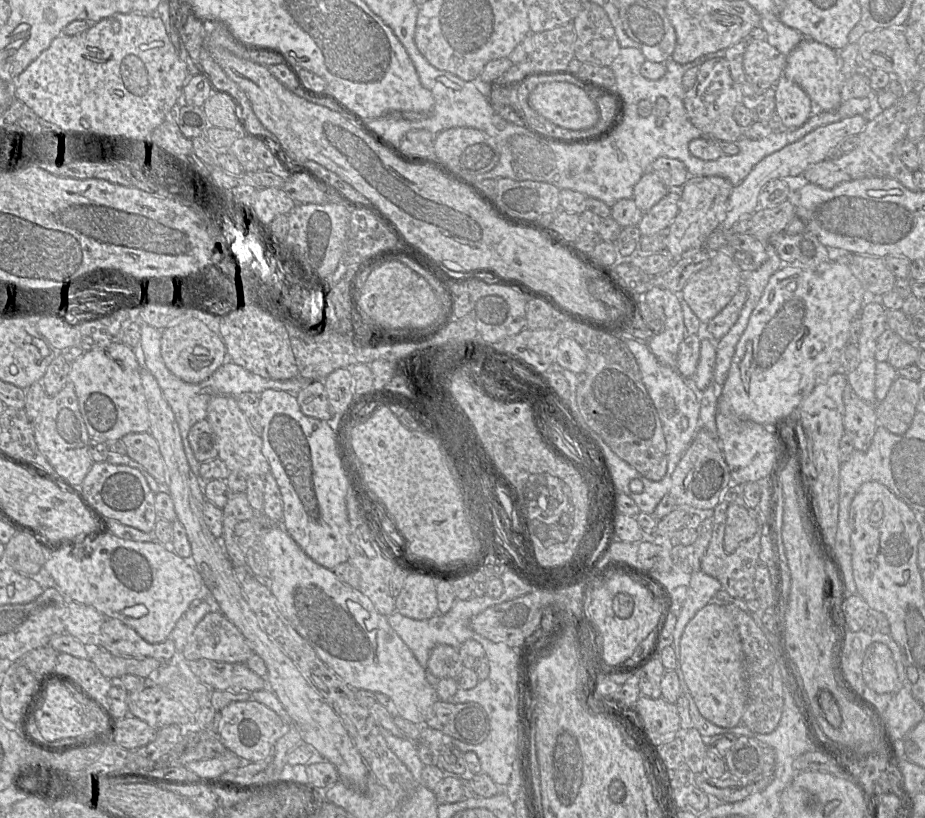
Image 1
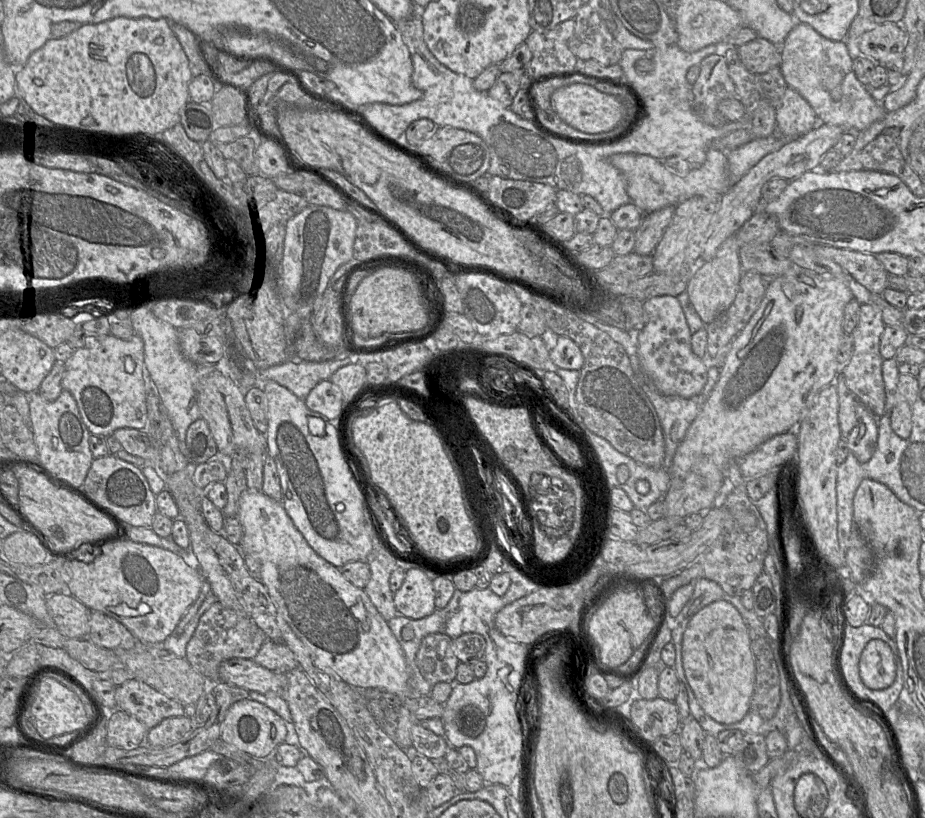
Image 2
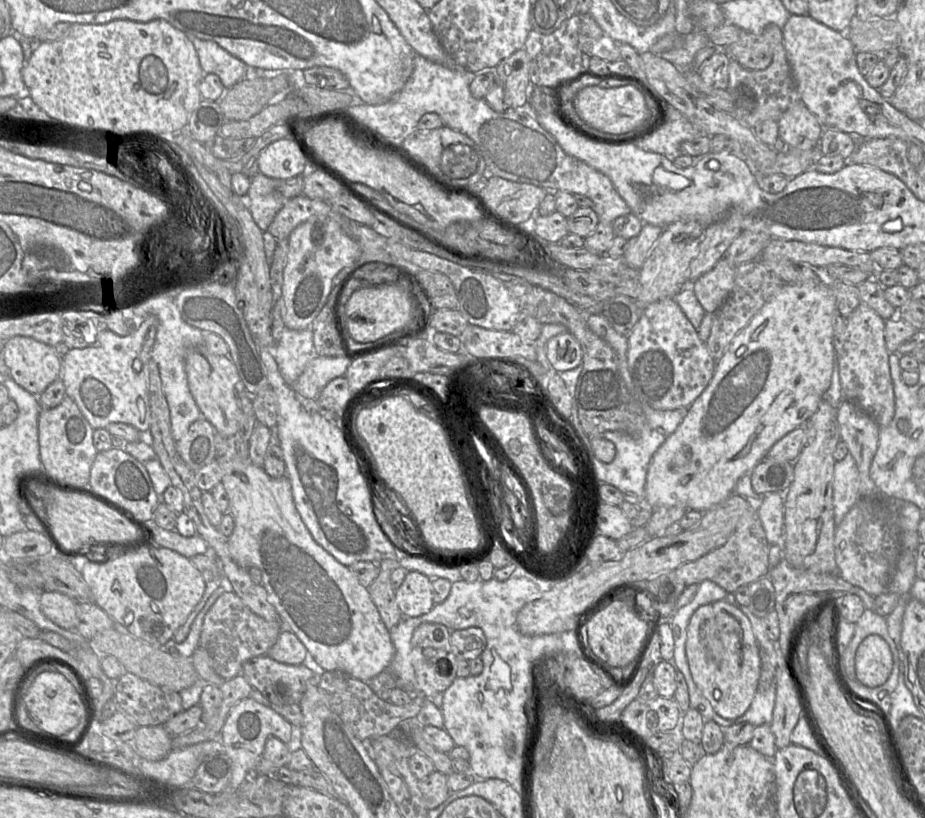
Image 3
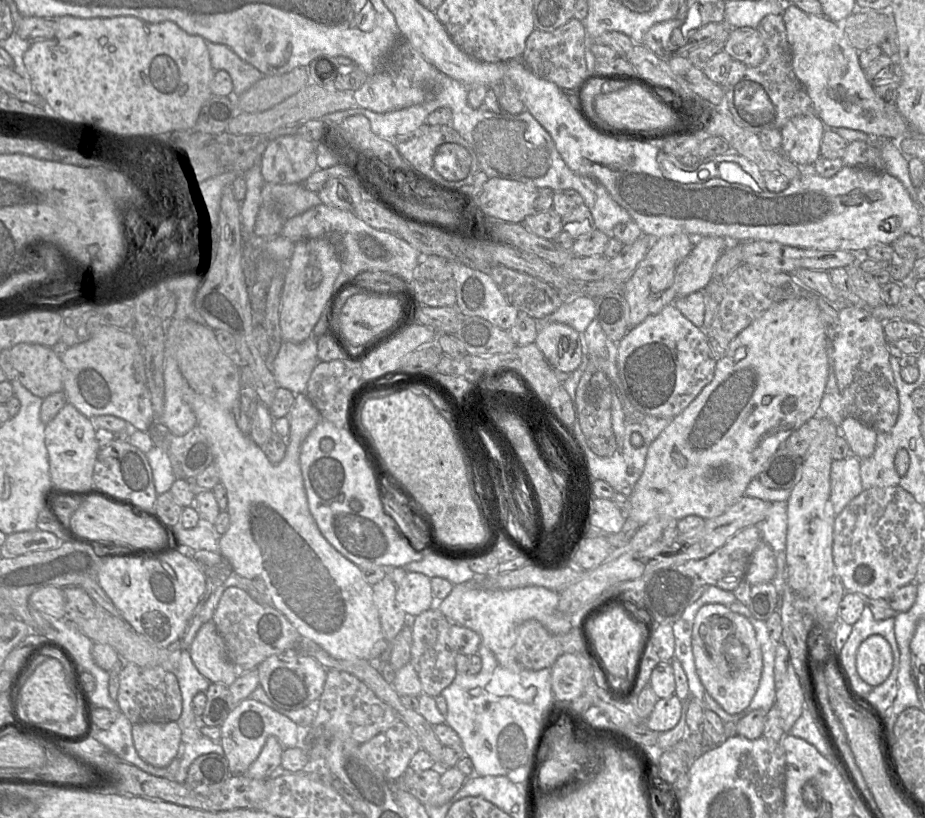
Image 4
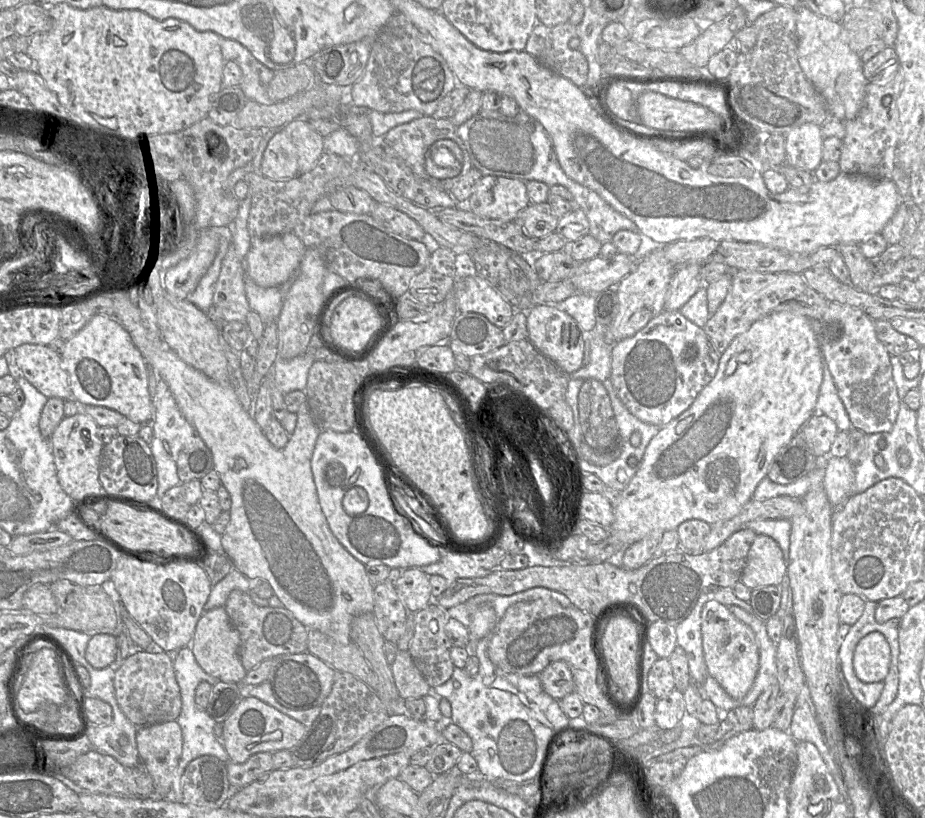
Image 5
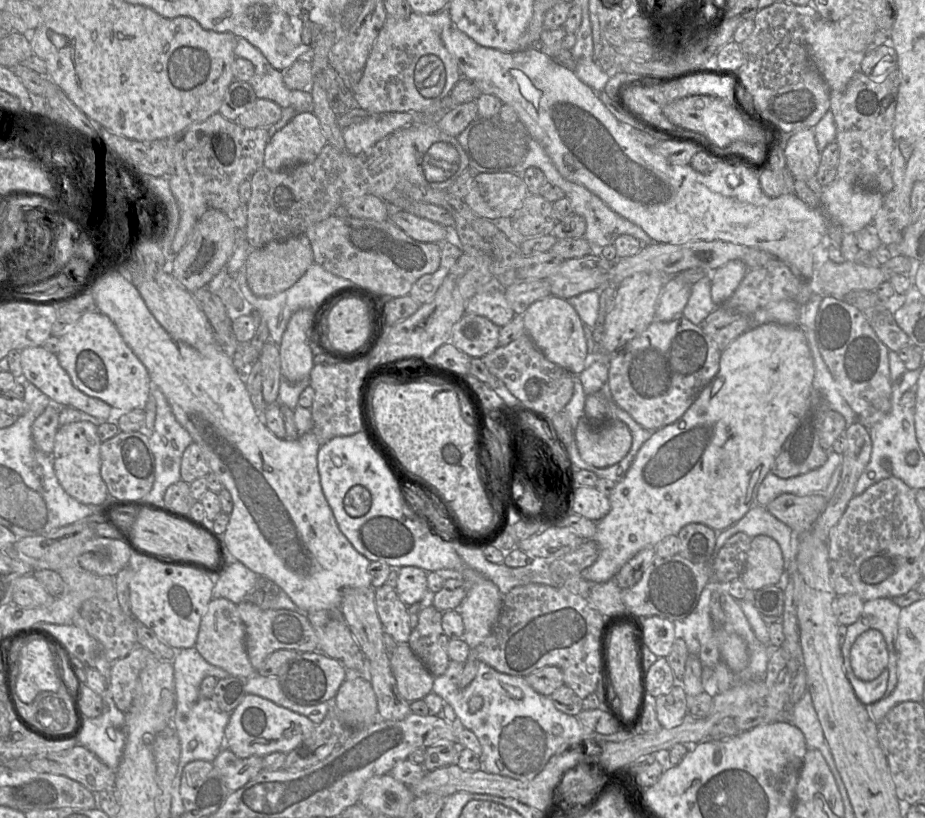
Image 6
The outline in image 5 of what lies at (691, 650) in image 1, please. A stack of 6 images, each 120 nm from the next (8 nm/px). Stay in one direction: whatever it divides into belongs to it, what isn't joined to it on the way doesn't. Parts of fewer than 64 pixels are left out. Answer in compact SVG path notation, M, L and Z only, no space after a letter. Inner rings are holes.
M716 600L708 601L701 613L704 660L709 674L733 699L742 699L751 689L759 670L759 648L753 630L737 619L729 608Z

